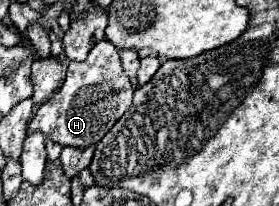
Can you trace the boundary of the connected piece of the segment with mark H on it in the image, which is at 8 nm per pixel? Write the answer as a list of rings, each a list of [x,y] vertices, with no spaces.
[[[100,40],[88,52],[84,62],[68,64],[64,84],[36,110],[34,118],[28,122],[26,134],[42,132],[46,138],[60,146],[94,146],[122,118],[130,104],[132,88],[128,76],[124,74],[118,48],[108,40]]]

